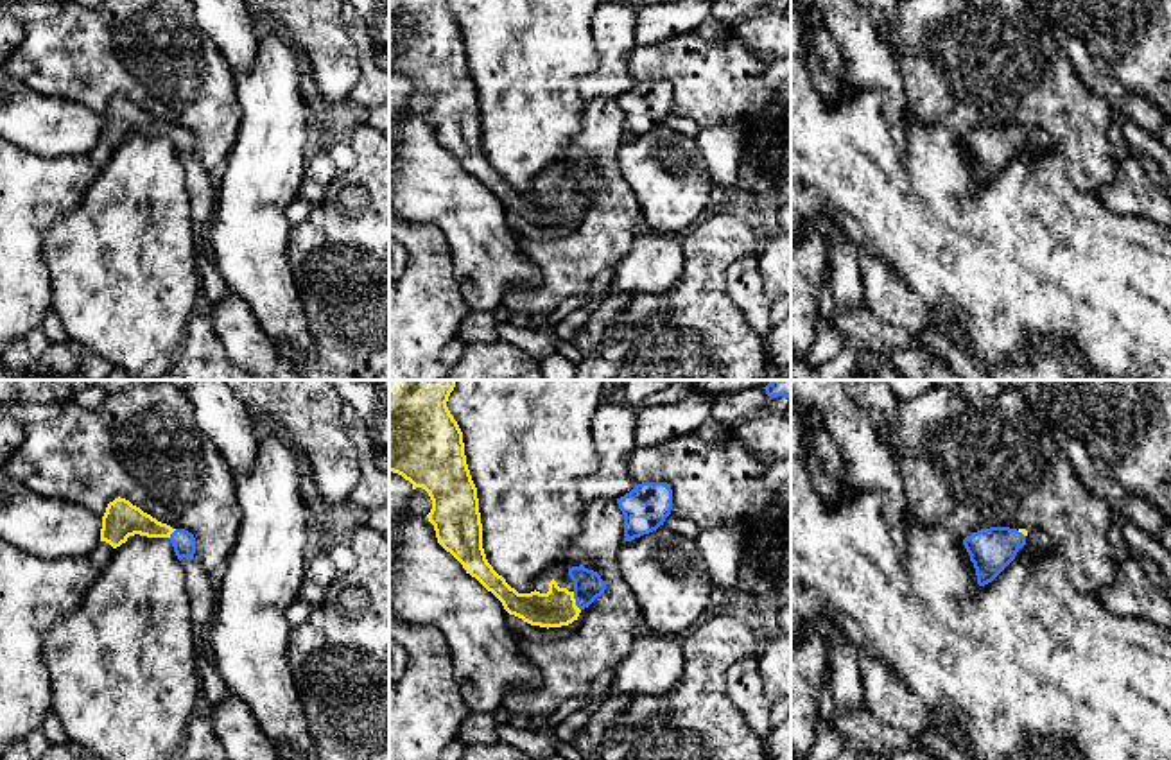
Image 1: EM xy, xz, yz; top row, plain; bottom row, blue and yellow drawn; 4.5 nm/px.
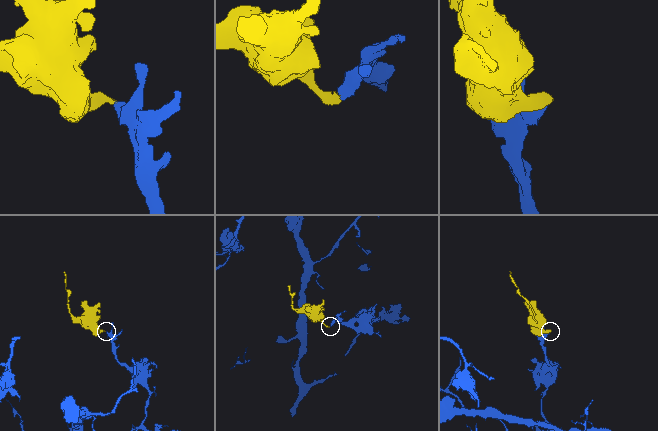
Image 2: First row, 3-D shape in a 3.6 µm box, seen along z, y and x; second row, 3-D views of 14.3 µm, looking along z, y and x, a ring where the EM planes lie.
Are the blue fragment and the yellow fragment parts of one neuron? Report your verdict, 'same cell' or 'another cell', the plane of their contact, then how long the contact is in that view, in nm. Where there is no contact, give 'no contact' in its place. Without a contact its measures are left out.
same cell; contact in xz; length 90 nm

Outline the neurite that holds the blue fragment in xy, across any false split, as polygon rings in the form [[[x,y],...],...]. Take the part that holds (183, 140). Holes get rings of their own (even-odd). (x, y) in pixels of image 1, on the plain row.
[[[115,97],[108,102],[102,115],[100,140],[109,142],[113,147],[127,140],[129,134],[169,136],[178,158],[194,158],[195,136],[185,127],[172,127],[158,120],[140,106],[126,97]]]

